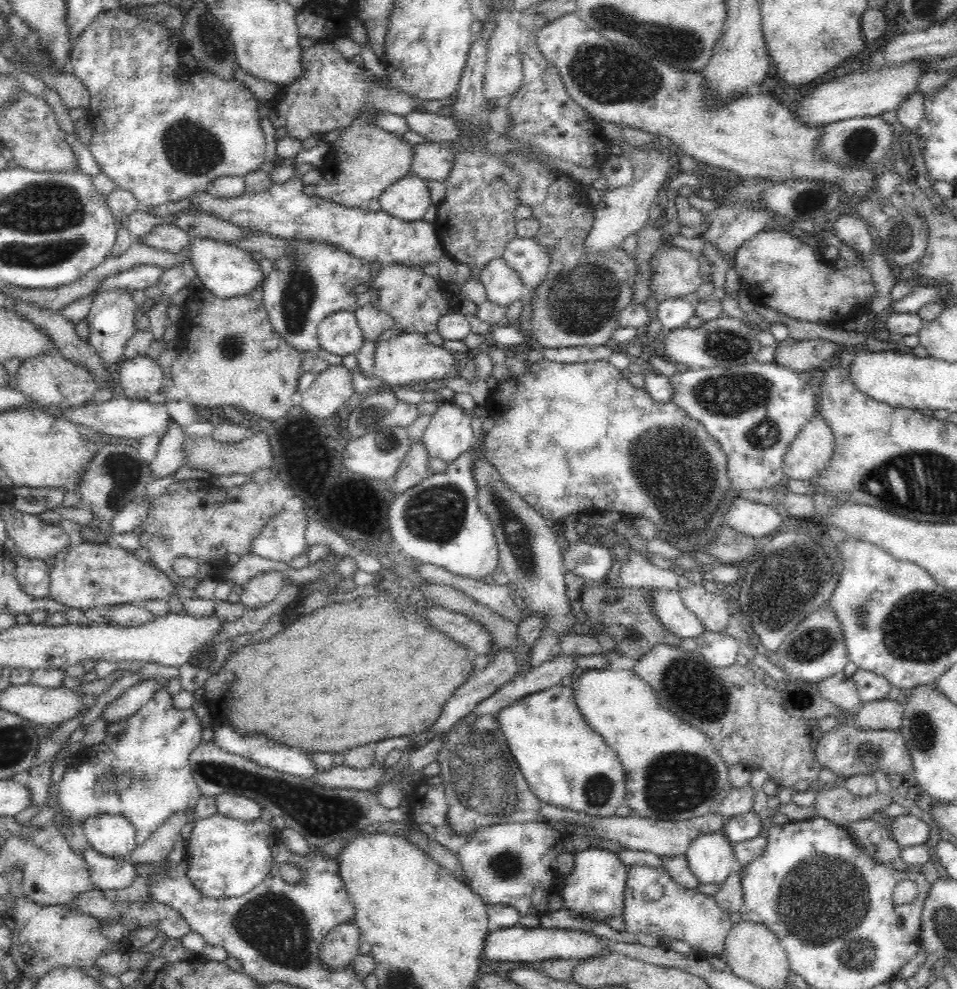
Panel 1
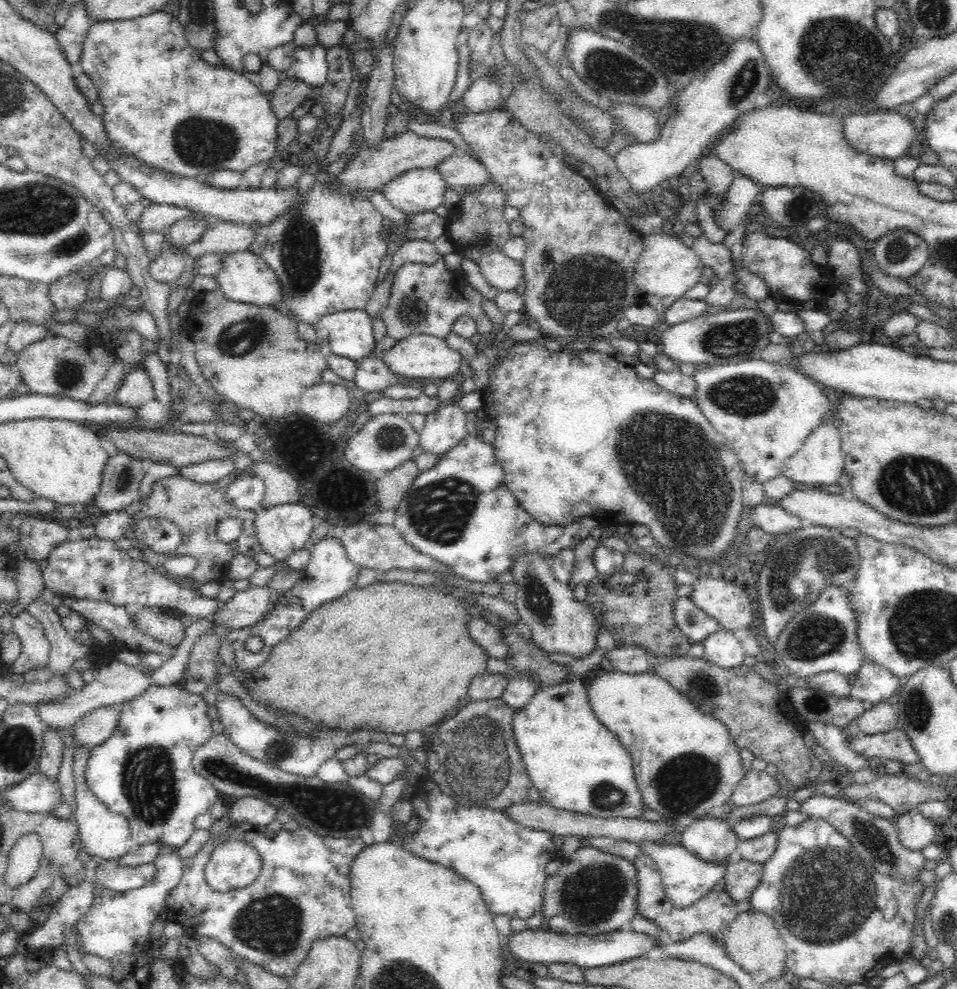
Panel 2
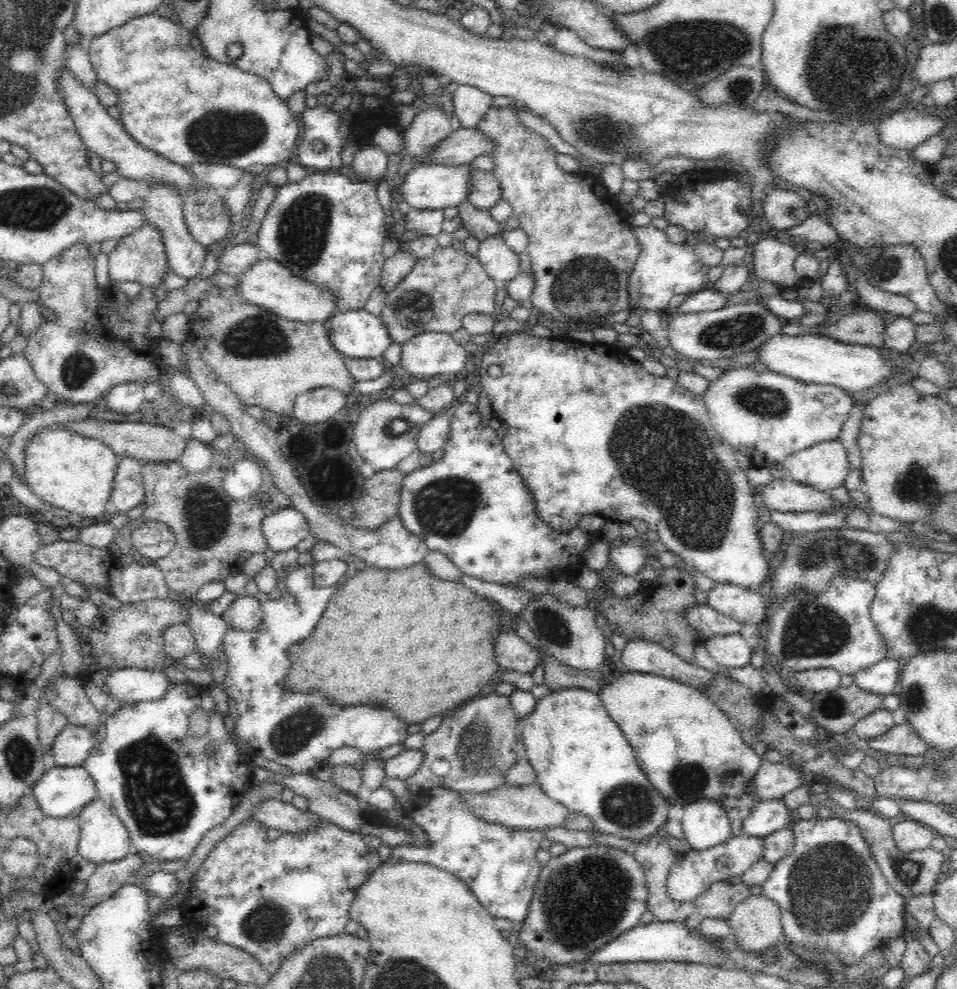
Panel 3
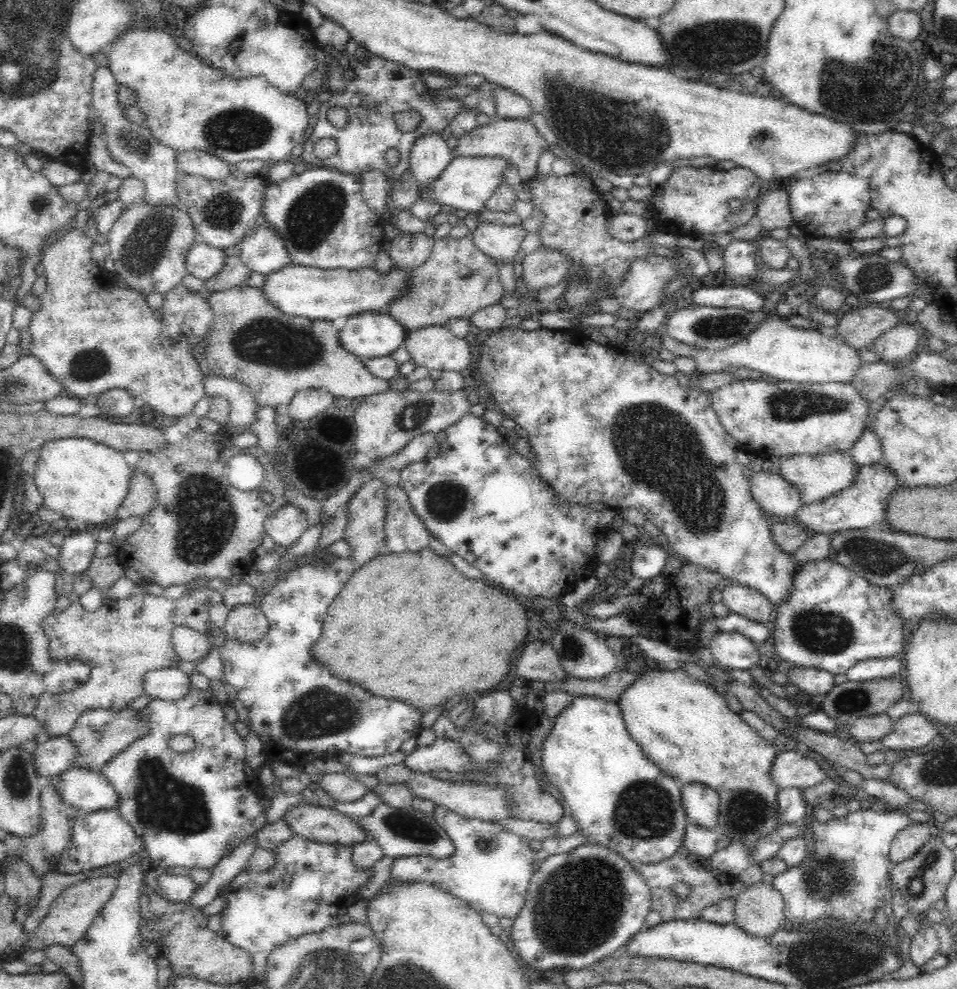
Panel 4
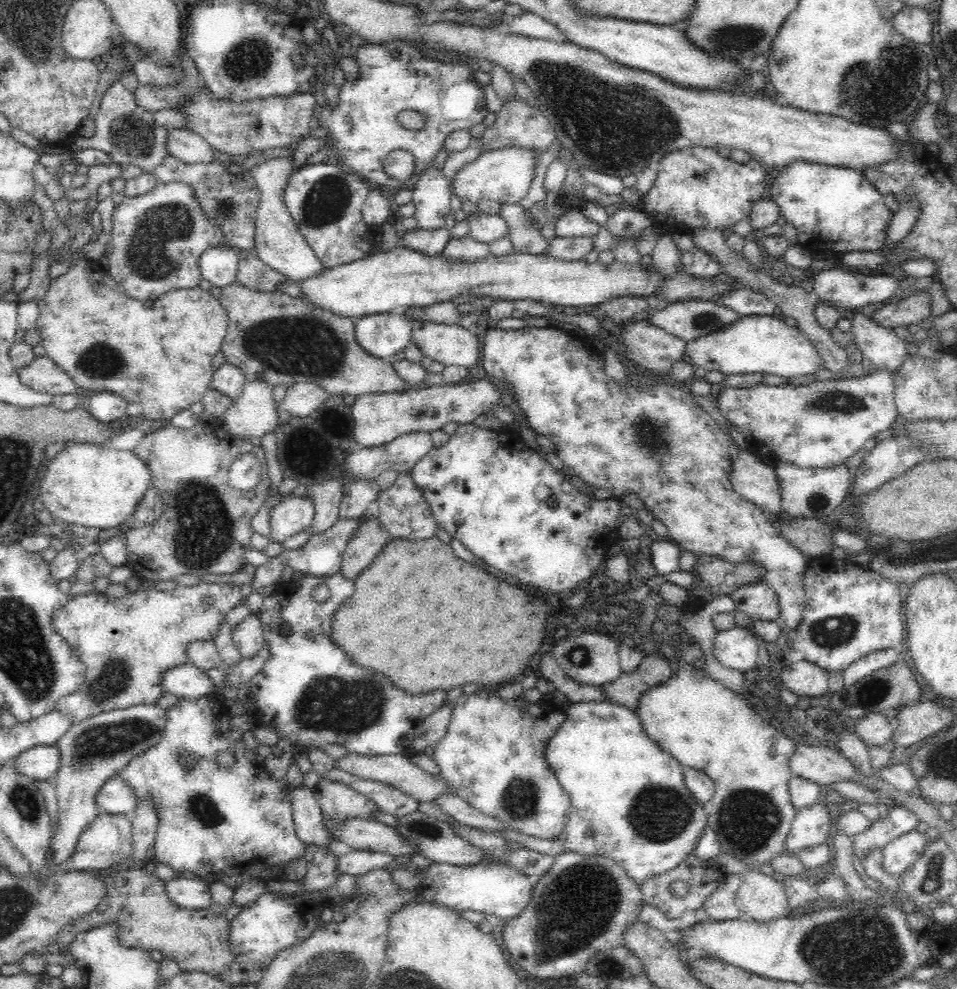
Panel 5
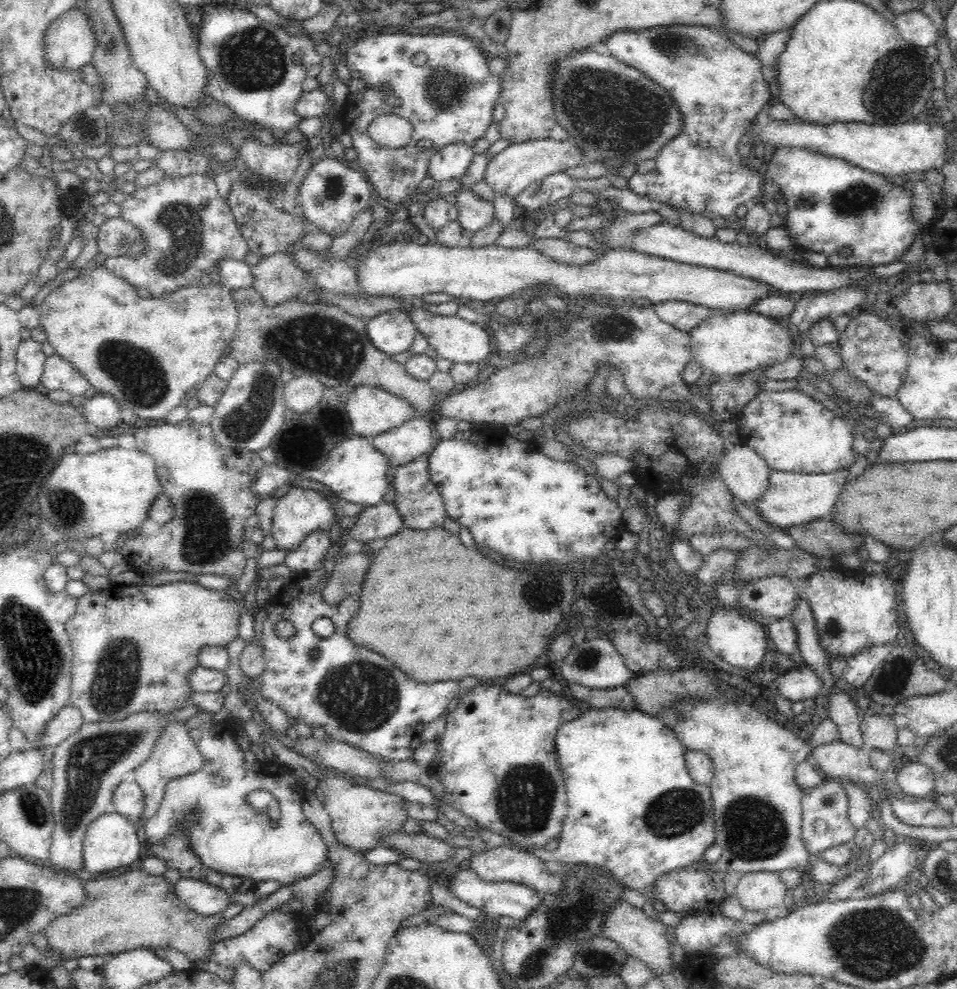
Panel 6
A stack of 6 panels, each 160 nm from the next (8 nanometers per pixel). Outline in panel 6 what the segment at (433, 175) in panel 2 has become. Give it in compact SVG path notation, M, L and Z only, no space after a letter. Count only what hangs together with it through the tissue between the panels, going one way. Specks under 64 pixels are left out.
M549 136L543 139L510 143L504 150L489 157L482 181L488 183L494 194L511 199L516 204L518 195L532 186L533 182L554 172L574 168L580 164L580 160L582 160L582 153L570 138L559 142Z

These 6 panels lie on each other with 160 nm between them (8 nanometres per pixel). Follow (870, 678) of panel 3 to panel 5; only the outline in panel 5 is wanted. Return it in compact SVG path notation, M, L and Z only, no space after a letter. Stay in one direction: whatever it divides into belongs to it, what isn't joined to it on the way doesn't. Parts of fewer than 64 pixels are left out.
M894 647L884 650L877 650L859 658L843 670L844 686L852 686L854 682L876 672L877 670L888 668L896 661L900 661L902 656L898 656L898 652Z

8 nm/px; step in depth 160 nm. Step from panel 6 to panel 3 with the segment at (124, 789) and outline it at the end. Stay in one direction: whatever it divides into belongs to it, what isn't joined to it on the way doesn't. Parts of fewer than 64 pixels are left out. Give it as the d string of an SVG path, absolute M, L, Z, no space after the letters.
M57 766L46 770L29 788L44 817L76 815L94 796L96 785L83 766Z

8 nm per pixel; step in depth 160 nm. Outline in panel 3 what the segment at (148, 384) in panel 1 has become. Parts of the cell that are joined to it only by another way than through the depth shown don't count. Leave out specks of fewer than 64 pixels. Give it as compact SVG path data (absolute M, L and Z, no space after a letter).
M138 382L113 385L104 394L108 410L120 412L120 414L132 414L132 412L142 409L147 404L144 387L143 383Z

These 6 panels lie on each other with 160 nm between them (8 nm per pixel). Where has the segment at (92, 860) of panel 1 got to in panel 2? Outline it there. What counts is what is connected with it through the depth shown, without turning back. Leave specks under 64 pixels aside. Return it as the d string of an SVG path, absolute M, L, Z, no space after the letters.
M117 859L102 860L96 864L91 877L100 887L114 892L124 892L133 888L140 888L150 882L156 874L154 862L140 866L122 866Z

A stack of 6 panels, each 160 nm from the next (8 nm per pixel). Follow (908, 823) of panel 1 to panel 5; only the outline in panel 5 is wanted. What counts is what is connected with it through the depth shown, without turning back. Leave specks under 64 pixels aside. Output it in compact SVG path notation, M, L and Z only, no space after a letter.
M917 828L894 838L884 848L882 866L888 874L900 876L920 858L929 839L925 828Z

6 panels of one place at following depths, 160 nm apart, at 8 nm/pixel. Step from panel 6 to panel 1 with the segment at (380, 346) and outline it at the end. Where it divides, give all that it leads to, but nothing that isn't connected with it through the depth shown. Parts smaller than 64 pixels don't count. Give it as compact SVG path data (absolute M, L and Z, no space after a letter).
M336 311L326 316L318 324L316 338L319 339L323 350L332 354L338 354L341 357L346 354L355 354L365 343L364 339L362 339L362 331L360 331L360 325L358 325L354 311Z

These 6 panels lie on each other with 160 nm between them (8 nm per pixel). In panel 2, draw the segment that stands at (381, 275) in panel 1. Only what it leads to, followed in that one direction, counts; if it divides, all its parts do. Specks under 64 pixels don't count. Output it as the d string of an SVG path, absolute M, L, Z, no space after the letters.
M441 257L434 264L404 262L393 274L390 297L381 318L387 333L400 340L411 334L428 334L445 338L452 333L452 322L462 315L470 315L476 321L476 333L488 337L495 326L482 311L484 297L472 289L462 271L448 270Z

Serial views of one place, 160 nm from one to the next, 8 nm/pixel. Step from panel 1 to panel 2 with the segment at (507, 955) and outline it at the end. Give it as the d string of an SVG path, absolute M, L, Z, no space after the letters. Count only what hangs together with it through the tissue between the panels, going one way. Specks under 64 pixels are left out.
M628 927L595 936L568 935L542 928L535 930L526 928L522 932L510 936L508 948L514 957L532 965L540 963L548 966L553 963L570 963L584 969L614 965L645 955L648 956L652 948L660 945L660 941L655 940L652 936L646 936L646 934L633 932Z

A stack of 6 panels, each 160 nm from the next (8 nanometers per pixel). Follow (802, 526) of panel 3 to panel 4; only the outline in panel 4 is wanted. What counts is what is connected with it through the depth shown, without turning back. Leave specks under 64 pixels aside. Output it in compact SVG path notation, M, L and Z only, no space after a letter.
M870 465L856 468L858 476L855 477L851 487L844 488L824 501L803 505L794 515L800 525L818 534L830 534L846 529L862 529L878 527L884 520L888 496L898 486L895 475L883 466Z

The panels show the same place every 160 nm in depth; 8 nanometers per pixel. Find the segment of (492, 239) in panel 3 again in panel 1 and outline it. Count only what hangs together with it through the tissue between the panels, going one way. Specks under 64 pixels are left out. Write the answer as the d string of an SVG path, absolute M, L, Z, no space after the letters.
M496 258L484 265L479 279L490 303L509 307L521 298L522 281L518 273L503 258Z

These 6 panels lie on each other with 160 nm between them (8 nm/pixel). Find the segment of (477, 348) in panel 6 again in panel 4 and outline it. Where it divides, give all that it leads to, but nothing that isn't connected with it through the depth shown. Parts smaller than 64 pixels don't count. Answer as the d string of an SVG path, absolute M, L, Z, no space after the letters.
M447 325L427 326L409 332L402 346L415 366L459 372L470 364L470 345L454 336Z

